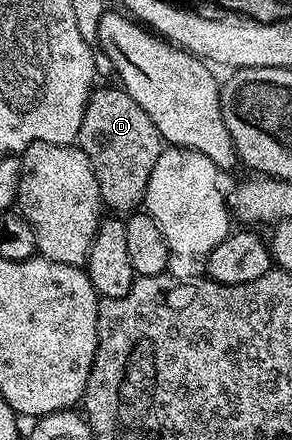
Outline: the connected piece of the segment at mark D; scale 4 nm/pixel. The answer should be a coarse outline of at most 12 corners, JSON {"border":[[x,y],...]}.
{"border":[[96,88],[78,144],[100,200],[142,204],[163,150],[122,88]]}

